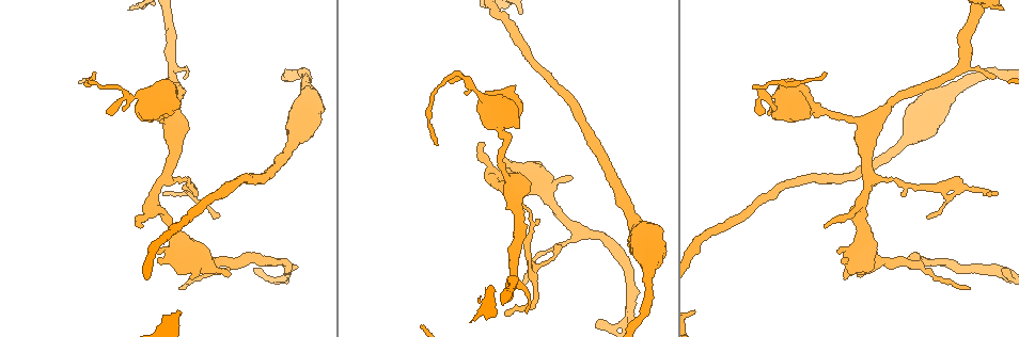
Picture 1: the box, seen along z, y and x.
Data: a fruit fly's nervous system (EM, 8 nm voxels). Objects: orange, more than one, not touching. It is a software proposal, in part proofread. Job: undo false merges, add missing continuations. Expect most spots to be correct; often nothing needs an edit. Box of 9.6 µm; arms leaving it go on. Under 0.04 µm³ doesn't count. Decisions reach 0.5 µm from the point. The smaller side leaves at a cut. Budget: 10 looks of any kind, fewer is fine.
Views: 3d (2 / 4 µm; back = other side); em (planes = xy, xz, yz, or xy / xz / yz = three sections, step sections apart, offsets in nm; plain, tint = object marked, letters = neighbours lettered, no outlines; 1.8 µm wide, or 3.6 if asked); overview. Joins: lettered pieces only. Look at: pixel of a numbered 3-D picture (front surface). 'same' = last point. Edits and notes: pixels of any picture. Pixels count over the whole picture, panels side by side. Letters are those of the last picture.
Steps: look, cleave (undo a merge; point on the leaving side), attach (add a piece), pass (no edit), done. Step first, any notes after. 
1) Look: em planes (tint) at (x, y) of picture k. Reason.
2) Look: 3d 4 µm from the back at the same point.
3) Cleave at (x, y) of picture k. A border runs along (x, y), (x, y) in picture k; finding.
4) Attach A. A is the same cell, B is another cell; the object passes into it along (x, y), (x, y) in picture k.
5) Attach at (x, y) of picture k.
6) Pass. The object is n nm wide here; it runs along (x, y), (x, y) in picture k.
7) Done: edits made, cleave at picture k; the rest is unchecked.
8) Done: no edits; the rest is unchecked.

Look: 3d 2 µm at (165, 193) of picture 1. Branch stops here.

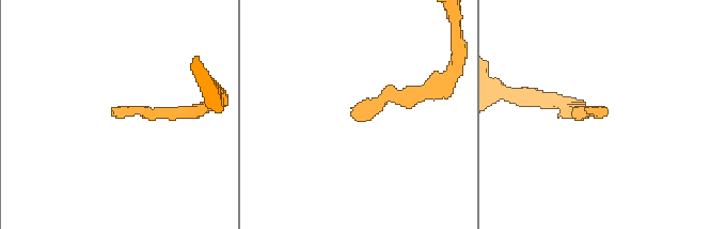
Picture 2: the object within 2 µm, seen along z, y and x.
Look: em planes (plain) at (354, 116) of picture 2. Shape alone is not enough.

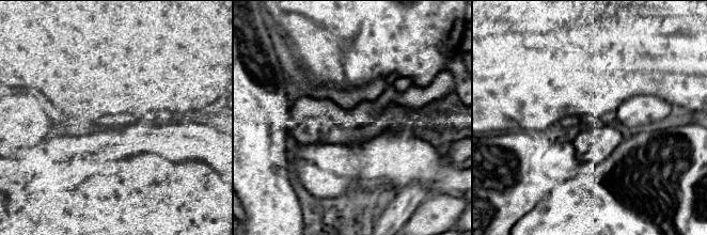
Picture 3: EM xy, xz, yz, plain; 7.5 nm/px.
Look: em planes (letters) at the same point.

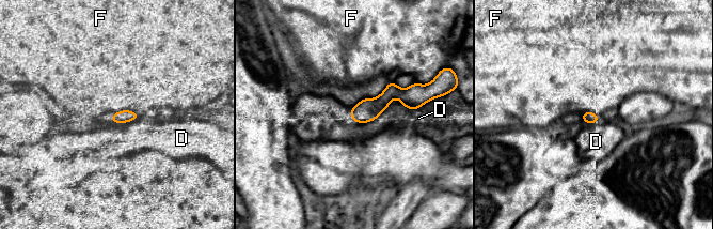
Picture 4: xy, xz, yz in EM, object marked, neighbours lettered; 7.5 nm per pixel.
Pass. The longest contact is with F, 200 nm; D and F are other cells; a border runs along (138, 113), (120, 110), (111, 115) in picture 4; none of them fits.

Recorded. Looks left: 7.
Look: em xz step 16 (tint) at (255, 268) of picture 1. Free end.

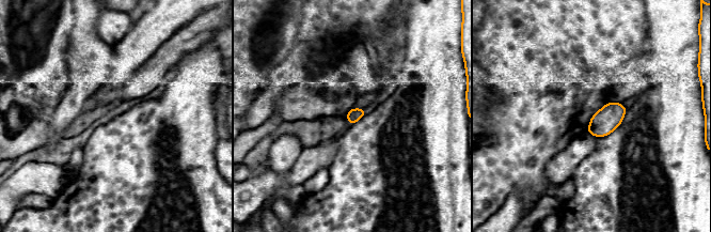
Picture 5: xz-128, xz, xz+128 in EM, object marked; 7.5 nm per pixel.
Look: em planes (tint) at the same point.

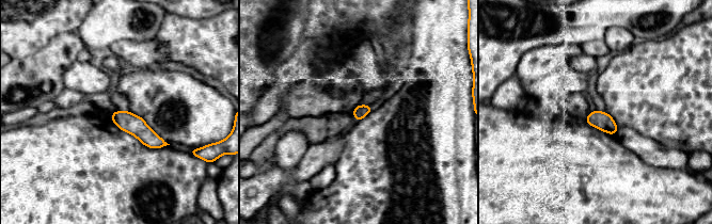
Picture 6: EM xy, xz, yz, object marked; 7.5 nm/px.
Look: em planes (letters) at the same point. See the neighbours.

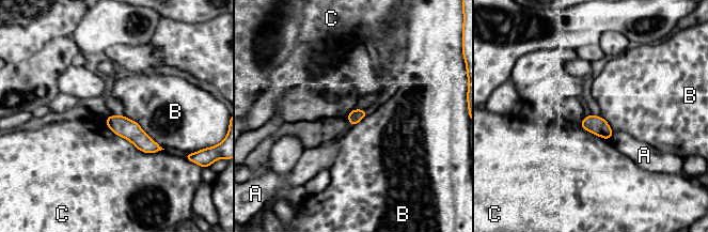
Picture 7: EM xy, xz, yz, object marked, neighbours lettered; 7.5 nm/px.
Pass. The object is 100 nm wide here; A, B and C are other cells; a border runs along (123, 116), (132, 119), (164, 149) in picture 7; none of them fits.

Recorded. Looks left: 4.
Look: em xy step 16 (letters) at (764, 112) of picture 1. Free end.

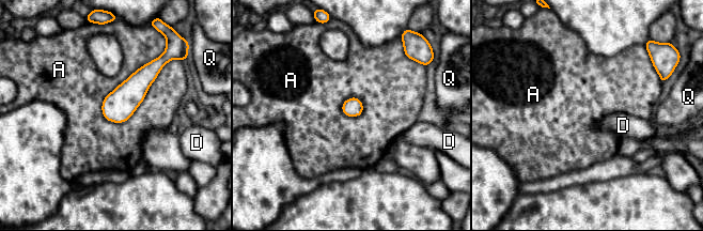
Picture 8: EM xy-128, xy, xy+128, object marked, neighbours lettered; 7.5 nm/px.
Look: em planes (letters) at the same point. Cut it another way.

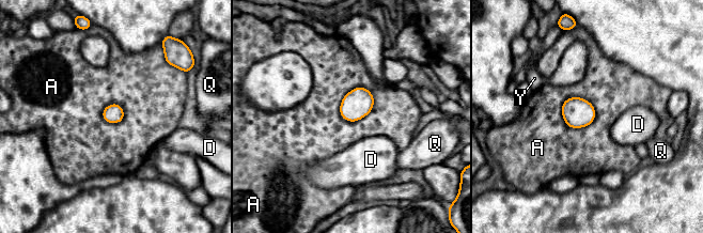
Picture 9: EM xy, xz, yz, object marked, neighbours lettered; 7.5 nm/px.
Pass. A, D, Q and Y are other cells; no lettered piece goes on from it.

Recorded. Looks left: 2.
Look: em xy step 16 (letters) at (482, 143) of picture 1. An open end.

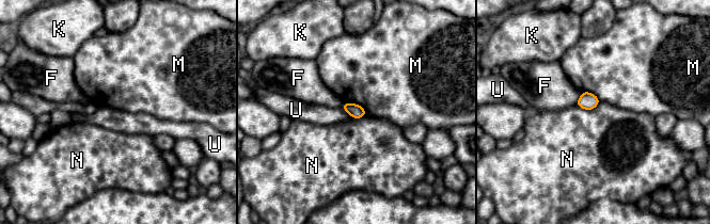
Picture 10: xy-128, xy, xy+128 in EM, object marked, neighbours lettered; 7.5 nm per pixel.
Look: em planes (letters) at the same point.

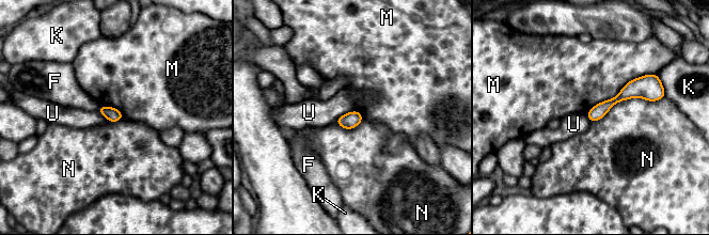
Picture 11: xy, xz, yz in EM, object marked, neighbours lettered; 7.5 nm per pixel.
Pass. The object is 110 nm wide here; F, K, M, N and U are other cells; it runs along (651, 93), (627, 92), (591, 116) in picture 11; none of them fits.

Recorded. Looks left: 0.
Done: no edits; the rest is unchecked.

